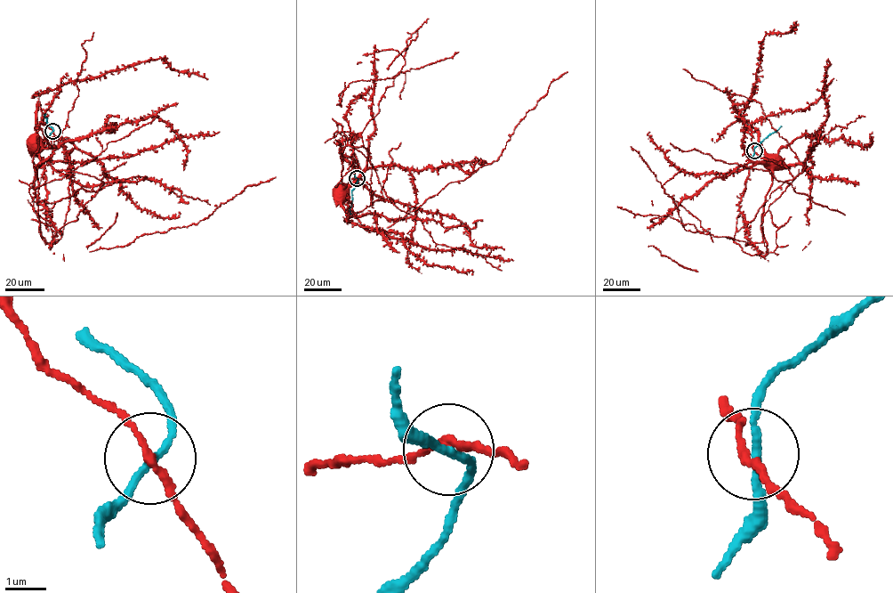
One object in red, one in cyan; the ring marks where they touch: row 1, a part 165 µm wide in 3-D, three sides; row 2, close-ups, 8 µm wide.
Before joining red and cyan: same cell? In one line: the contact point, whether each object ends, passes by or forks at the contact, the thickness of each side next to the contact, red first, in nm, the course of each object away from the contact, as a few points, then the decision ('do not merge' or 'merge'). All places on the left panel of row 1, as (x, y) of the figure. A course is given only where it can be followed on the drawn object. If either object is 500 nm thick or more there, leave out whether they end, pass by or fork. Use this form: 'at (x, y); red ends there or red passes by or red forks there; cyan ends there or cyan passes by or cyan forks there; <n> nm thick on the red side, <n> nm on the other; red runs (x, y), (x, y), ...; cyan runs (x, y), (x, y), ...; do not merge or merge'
at (52, 131); red passes by; cyan passes by; 170 nm thick on the red side, 180 nm on the other; red runs (52, 131), (67, 153), (71, 180), (62, 235), (54, 244), (46, 243), (41, 235), (36, 142); cyan runs (52, 131), (44, 114); merge

